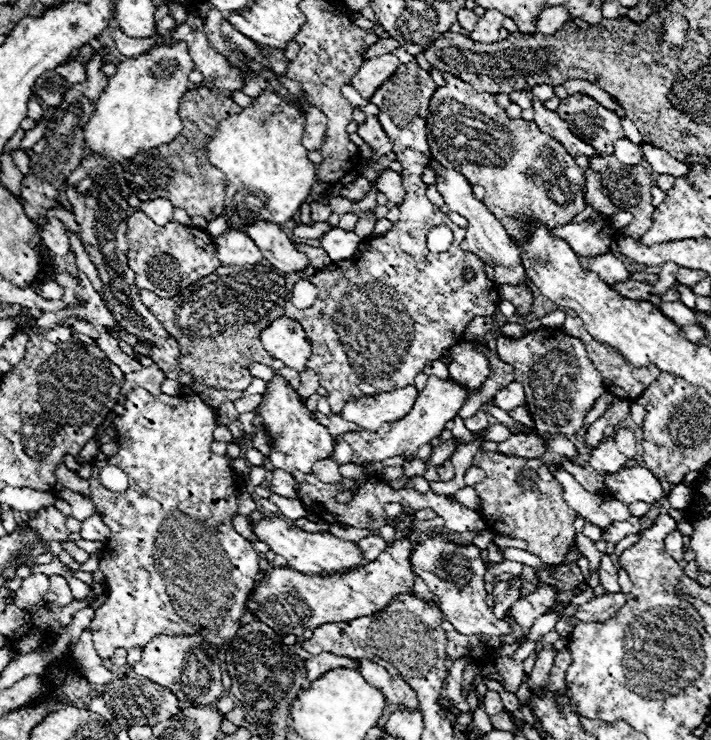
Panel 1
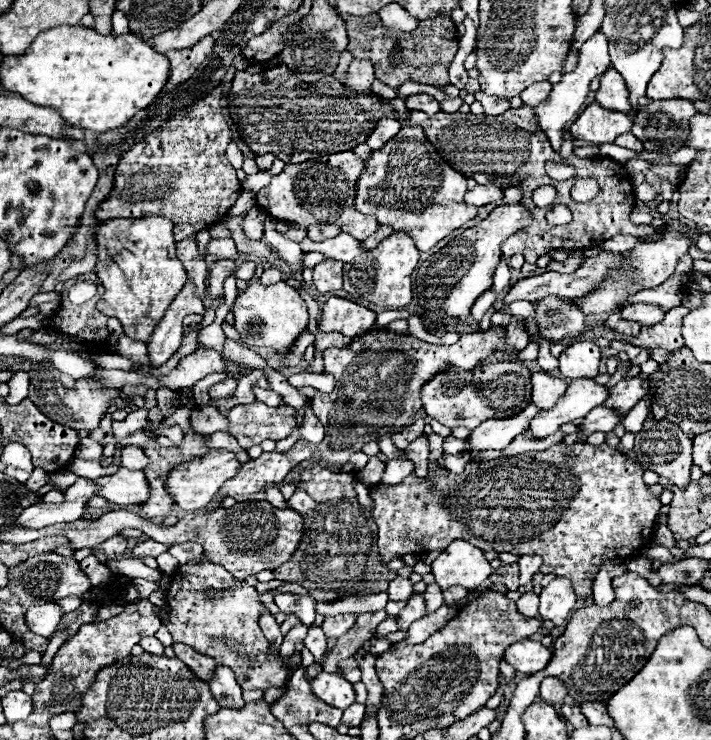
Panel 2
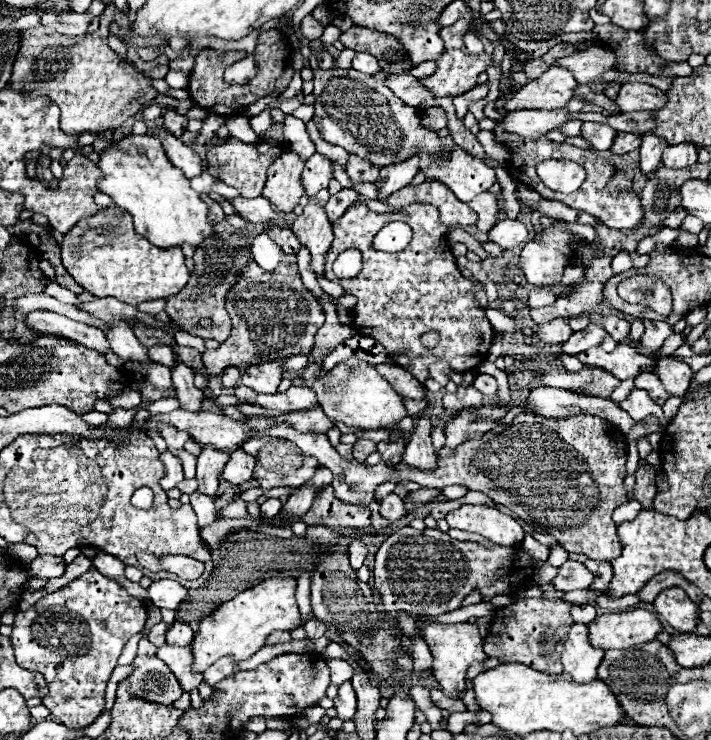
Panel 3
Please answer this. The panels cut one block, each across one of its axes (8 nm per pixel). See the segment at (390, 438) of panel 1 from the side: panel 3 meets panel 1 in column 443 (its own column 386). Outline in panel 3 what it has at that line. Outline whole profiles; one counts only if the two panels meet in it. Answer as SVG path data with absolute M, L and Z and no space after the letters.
M356 358L342 360L340 364L336 364L322 380L316 380L312 388L326 416L358 430L388 430L396 434L398 430L394 430L392 426L404 420L406 416L402 396L392 388L392 384L382 378L372 364Z

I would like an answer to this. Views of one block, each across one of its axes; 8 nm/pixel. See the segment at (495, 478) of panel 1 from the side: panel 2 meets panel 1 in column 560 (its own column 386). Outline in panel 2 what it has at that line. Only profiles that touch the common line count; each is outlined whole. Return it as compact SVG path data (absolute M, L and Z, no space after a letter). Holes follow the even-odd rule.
M576 442L572 446L566 446L566 456L570 456L566 464L466 464L462 474L450 472L448 476L444 476L444 470L438 466L434 470L436 488L432 492L428 488L432 464L426 478L416 478L414 474L410 474L402 484L396 484L394 488L378 488L378 484L370 486L382 562L400 558L404 554L426 554L436 548L444 550L454 540L466 540L480 550L510 552L516 556L538 554L544 560L544 574L552 572L556 576L566 576L568 580L572 580L576 596L580 600L590 598L592 578L598 574L600 566L606 560L638 556L650 546L654 536L654 522L662 508L662 502L658 496L648 492L648 486L642 480L644 470L632 458L608 444L590 446L586 442ZM496 470L508 470L506 478L498 478Z

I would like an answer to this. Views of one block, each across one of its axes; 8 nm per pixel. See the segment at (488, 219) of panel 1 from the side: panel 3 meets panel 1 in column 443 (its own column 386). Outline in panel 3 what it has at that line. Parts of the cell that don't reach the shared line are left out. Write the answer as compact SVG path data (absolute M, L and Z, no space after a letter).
M414 154L400 164L390 164L390 166L380 170L380 184L378 184L380 200L386 198L390 192L396 192L398 188L412 182L412 178L420 170L420 158L422 158L420 154Z

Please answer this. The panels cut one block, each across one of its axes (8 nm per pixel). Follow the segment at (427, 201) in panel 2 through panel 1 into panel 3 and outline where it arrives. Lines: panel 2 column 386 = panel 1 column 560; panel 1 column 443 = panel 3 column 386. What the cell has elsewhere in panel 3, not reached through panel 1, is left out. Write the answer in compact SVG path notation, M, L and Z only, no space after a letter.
M330 72L314 74L314 124L320 136L380 168L402 162L420 148L420 154L424 156L420 170L426 174L426 180L444 182L462 202L470 202L474 196L490 190L496 180L496 170L486 160L470 156L458 148L450 136L438 138L436 132L422 128L422 110L406 106L398 96L394 96L394 92L384 86L384 78L386 72L376 76L356 72L356 80L332 76Z

